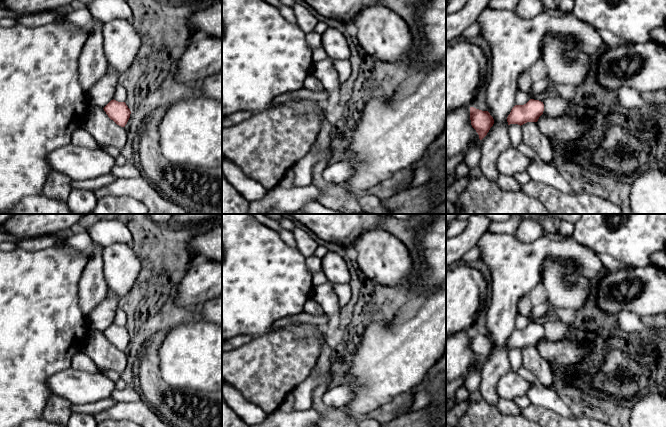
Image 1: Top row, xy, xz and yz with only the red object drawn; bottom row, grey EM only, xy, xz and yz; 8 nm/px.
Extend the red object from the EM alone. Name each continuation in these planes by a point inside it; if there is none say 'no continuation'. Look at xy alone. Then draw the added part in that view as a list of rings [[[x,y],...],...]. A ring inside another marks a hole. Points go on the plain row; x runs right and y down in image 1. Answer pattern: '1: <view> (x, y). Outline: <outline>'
no continuation

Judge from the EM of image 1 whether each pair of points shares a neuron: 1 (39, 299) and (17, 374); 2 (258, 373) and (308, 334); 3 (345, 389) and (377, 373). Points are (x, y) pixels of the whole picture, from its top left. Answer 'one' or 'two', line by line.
1: one
2: one
3: two

